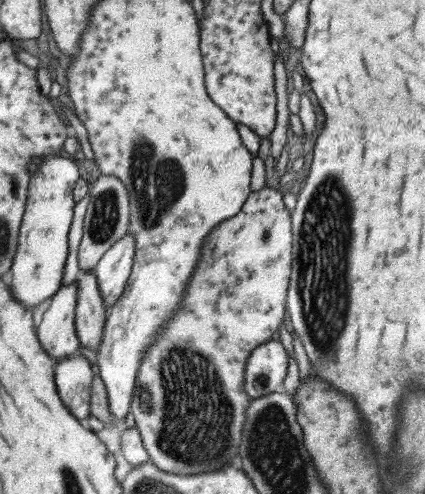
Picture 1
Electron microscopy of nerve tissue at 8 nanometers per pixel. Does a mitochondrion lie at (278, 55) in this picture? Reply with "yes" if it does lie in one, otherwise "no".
no

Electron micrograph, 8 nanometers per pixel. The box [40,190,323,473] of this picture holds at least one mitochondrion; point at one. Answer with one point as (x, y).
(193, 433)

